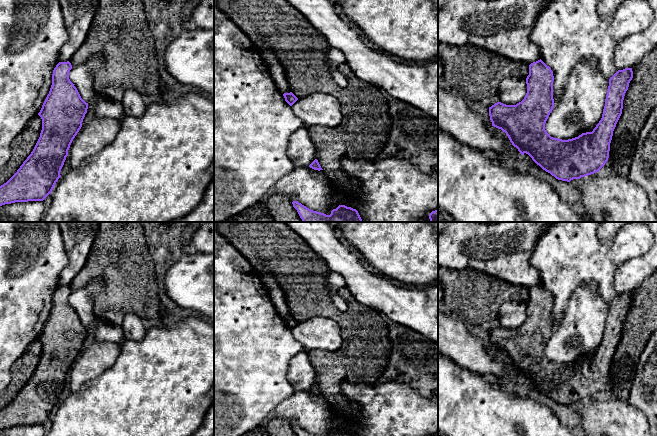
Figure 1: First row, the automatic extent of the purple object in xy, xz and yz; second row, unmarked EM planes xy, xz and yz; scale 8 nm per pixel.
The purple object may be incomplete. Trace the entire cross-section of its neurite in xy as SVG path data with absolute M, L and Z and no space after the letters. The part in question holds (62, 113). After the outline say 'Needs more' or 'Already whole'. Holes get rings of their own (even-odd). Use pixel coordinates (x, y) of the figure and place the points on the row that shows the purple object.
M69 61L54 68L49 94L38 113L42 119L40 137L17 172L0 186L0 206L43 201L61 177L68 150L88 109L69 79L71 69Z. Already whole

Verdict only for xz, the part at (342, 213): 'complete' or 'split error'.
complete

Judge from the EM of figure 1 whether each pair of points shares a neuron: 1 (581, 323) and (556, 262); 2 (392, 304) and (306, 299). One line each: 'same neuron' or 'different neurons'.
1: different neurons
2: different neurons

